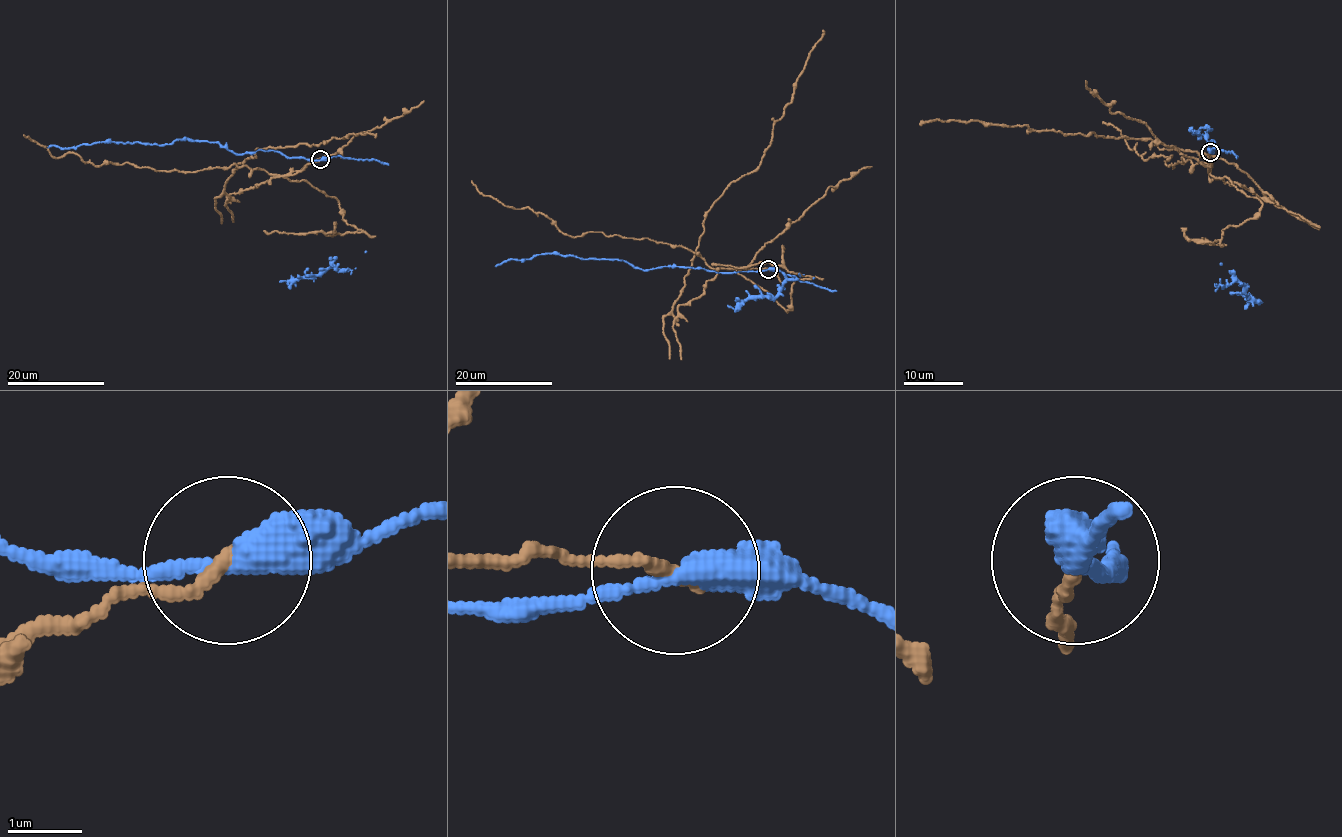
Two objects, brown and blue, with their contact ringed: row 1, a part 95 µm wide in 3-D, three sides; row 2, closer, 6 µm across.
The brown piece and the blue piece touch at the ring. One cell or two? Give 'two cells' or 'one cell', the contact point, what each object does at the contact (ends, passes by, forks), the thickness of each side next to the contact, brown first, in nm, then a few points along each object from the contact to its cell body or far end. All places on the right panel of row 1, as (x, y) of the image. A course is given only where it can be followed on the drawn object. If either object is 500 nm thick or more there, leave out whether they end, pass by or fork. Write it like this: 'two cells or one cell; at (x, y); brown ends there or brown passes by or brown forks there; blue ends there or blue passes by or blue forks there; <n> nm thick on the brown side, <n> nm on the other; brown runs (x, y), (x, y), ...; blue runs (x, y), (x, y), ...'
two cells; at (1210, 152); brown ends there; blue passes by; 200 nm thick on the brown side, 340 nm on the other; brown runs (1210, 151), (1209, 178), (1269, 197), (1232, 163), (1160, 150), (1150, 140), (977, 120), (920, 125); blue runs (1210, 151), (1215, 141), (1207, 146), (1207, 131), (1212, 129), (1191, 131), (1206, 137)

